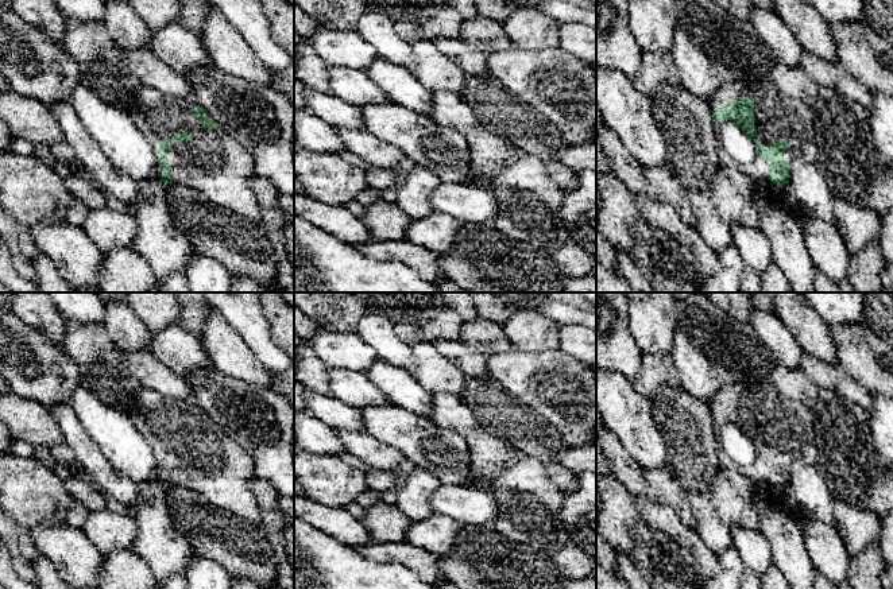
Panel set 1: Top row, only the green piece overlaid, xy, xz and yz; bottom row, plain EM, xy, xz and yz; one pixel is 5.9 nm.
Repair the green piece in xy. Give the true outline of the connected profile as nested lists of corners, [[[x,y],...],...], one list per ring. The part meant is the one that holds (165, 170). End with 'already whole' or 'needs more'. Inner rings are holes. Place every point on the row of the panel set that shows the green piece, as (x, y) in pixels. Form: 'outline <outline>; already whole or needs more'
outline [[[144,85],[127,113],[155,152],[166,185],[171,183],[166,147],[175,142],[188,142],[202,128],[219,125],[194,100],[167,96]]]; needs more

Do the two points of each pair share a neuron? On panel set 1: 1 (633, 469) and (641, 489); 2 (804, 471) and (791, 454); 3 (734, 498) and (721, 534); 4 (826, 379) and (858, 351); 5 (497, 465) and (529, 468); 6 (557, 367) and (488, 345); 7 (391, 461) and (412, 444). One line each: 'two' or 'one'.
1: one
2: two
3: two
4: two
5: two
6: two
7: two

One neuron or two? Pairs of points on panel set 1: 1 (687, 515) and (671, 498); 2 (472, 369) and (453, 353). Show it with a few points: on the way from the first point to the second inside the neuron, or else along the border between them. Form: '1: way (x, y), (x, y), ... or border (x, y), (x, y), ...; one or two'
1: way (684, 511), (675, 500); one
2: way (468, 365), (457, 355); one

